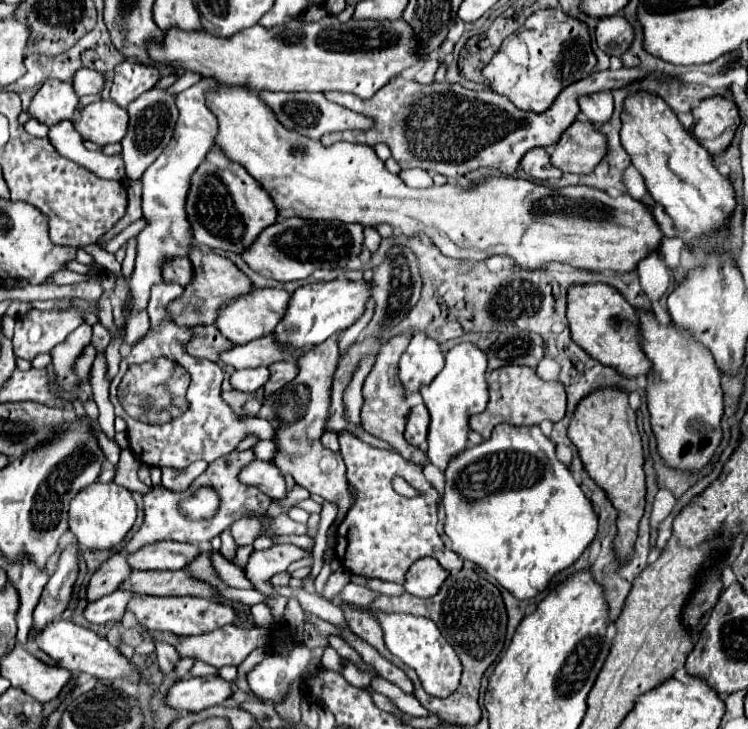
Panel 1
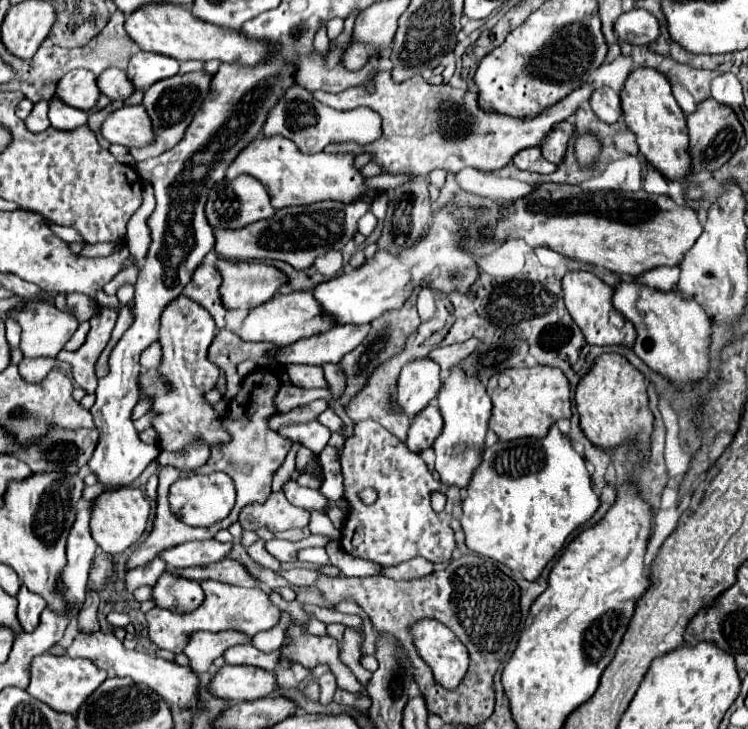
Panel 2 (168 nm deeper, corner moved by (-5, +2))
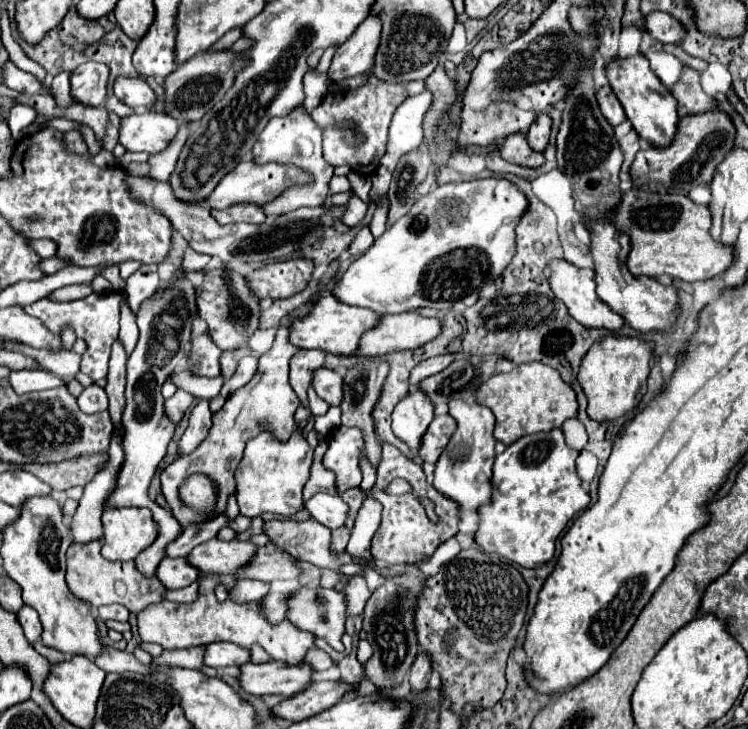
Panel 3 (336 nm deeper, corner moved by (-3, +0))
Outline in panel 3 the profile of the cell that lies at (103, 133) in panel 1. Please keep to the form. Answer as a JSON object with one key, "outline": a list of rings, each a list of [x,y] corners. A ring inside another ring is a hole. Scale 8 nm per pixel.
{"outline":[[[151,110],[135,112],[121,120],[119,142],[131,152],[163,152],[177,136],[179,122],[169,114]]]}

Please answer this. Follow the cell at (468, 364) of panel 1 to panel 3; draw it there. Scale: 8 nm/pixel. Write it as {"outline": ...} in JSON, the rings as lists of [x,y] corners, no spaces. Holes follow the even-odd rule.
{"outline":[[[453,400],[449,402],[449,414],[455,412],[457,420],[457,432],[449,440],[447,448],[439,456],[437,468],[435,468],[435,480],[433,486],[453,502],[457,502],[459,510],[479,510],[481,506],[489,504],[491,500],[491,468],[495,460],[495,438],[493,438],[493,428],[495,428],[495,416],[489,408],[479,406],[477,402],[463,402],[463,400]],[[467,412],[467,416],[465,416]],[[473,412],[473,416],[471,416]],[[473,418],[473,420],[471,420]],[[465,424],[471,424],[473,428],[467,430]]]}

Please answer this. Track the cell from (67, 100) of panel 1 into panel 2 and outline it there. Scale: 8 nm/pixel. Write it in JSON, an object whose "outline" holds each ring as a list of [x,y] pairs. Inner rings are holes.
{"outline":[[[71,70],[67,72],[59,82],[55,92],[59,94],[59,98],[63,98],[63,102],[67,102],[67,106],[75,106],[79,110],[91,110],[101,92],[97,88],[97,76],[89,70]]]}

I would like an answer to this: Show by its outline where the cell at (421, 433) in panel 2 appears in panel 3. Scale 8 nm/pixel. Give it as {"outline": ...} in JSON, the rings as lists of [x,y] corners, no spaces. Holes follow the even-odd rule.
{"outline":[[[449,414],[435,416],[435,420],[431,422],[429,430],[425,432],[421,448],[419,448],[419,456],[423,458],[423,462],[429,462],[429,464],[437,462],[437,458],[445,450],[445,444],[449,444],[453,430],[457,430],[457,422]]]}

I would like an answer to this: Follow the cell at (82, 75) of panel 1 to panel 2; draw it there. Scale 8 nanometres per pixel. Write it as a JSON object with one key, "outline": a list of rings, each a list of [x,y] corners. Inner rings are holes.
{"outline":[[[119,68],[103,70],[103,74],[99,74],[97,78],[97,86],[101,94],[111,100],[127,100],[133,94],[133,86],[131,82],[127,82],[127,74]]]}

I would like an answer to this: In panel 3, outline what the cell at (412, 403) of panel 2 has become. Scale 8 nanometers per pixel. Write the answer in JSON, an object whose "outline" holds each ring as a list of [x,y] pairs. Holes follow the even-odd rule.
{"outline":[[[411,390],[393,410],[393,434],[401,438],[415,454],[421,436],[433,422],[433,404],[421,390]]]}

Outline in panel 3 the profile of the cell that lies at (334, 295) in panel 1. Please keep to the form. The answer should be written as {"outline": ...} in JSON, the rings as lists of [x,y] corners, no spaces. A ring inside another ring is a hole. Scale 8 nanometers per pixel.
{"outline":[[[479,178],[471,182],[443,184],[421,196],[407,216],[389,226],[373,246],[361,254],[337,280],[335,296],[351,306],[369,308],[383,314],[401,314],[417,308],[465,310],[479,300],[481,288],[501,278],[517,252],[515,226],[519,224],[529,200],[505,178]]]}

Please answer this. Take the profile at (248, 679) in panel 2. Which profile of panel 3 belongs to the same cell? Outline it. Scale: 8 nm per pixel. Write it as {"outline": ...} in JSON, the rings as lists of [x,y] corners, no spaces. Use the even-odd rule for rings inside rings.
{"outline":[[[265,662],[265,664],[243,664],[241,666],[241,686],[249,694],[281,694],[293,696],[305,690],[313,680],[313,668],[309,664],[281,664],[281,662]]]}

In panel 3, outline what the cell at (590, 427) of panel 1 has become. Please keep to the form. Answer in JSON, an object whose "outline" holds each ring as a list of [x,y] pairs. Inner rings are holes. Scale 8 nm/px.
{"outline":[[[603,336],[589,348],[587,356],[581,360],[577,380],[583,386],[583,392],[587,394],[587,414],[593,420],[603,422],[619,418],[641,402],[641,396],[647,390],[647,374],[651,368],[653,350],[653,342],[627,336]]]}

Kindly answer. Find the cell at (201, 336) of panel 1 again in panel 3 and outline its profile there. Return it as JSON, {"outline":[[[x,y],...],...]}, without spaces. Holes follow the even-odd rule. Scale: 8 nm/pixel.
{"outline":[[[241,348],[241,350],[233,350],[233,352],[223,352],[223,356],[221,356],[221,374],[225,378],[231,378],[235,368],[237,368],[237,362],[243,356],[249,356],[249,354],[253,354],[249,348]]]}

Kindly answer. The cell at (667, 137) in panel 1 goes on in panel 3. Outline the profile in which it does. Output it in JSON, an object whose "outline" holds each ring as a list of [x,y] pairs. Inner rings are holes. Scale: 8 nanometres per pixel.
{"outline":[[[633,54],[629,58],[613,58],[607,68],[607,80],[617,94],[619,102],[625,108],[627,118],[631,120],[633,128],[641,138],[647,142],[663,148],[669,146],[669,140],[673,140],[677,132],[677,100],[671,96],[671,92],[661,84],[661,80],[651,72],[649,60],[643,54]]]}

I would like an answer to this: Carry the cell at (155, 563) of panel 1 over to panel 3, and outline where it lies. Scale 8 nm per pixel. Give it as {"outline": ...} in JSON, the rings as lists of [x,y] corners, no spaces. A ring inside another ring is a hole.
{"outline":[[[213,538],[193,548],[193,552],[189,554],[189,562],[205,572],[237,576],[237,572],[253,560],[255,552],[257,546],[253,542],[223,542],[219,538]]]}

